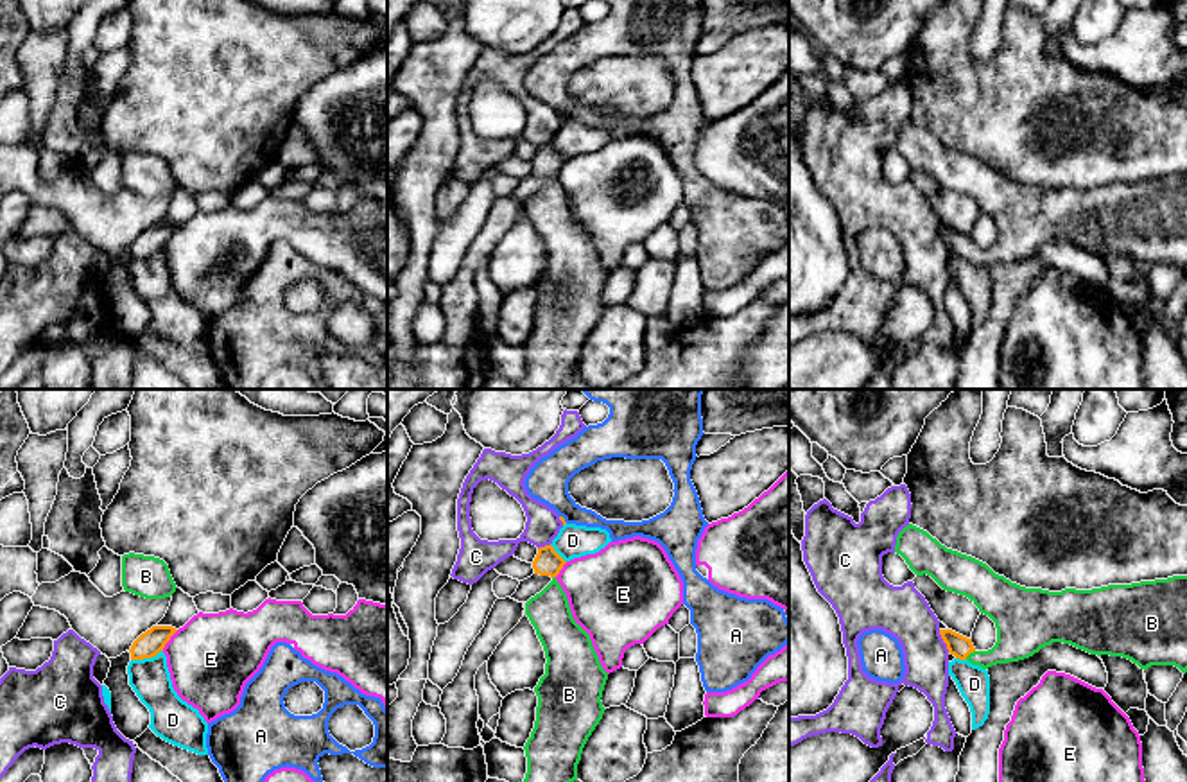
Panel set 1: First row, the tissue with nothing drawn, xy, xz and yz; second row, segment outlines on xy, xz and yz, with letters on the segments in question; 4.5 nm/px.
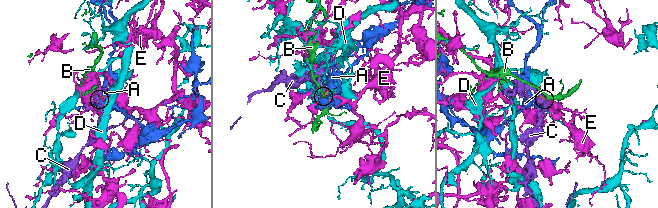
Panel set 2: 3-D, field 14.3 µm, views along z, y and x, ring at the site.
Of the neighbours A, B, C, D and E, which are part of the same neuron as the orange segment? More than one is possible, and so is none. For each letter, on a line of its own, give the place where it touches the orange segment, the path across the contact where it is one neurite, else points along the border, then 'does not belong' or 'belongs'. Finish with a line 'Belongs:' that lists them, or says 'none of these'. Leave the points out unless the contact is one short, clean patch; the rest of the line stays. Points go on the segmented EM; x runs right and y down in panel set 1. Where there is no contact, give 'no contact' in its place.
A: contact xz (563, 519); border xz (560, 515), (567, 522); does not belong
B: contact yz (969, 653); way yz (960, 646), (969, 653), (994, 657), (1021, 634); belongs
C: contact yz (944, 641); does not belong
D: contact xy (146, 657); does not belong
E: contact xy (169, 639); border xy (178, 630), (162, 650); does not belong
Belongs: B

